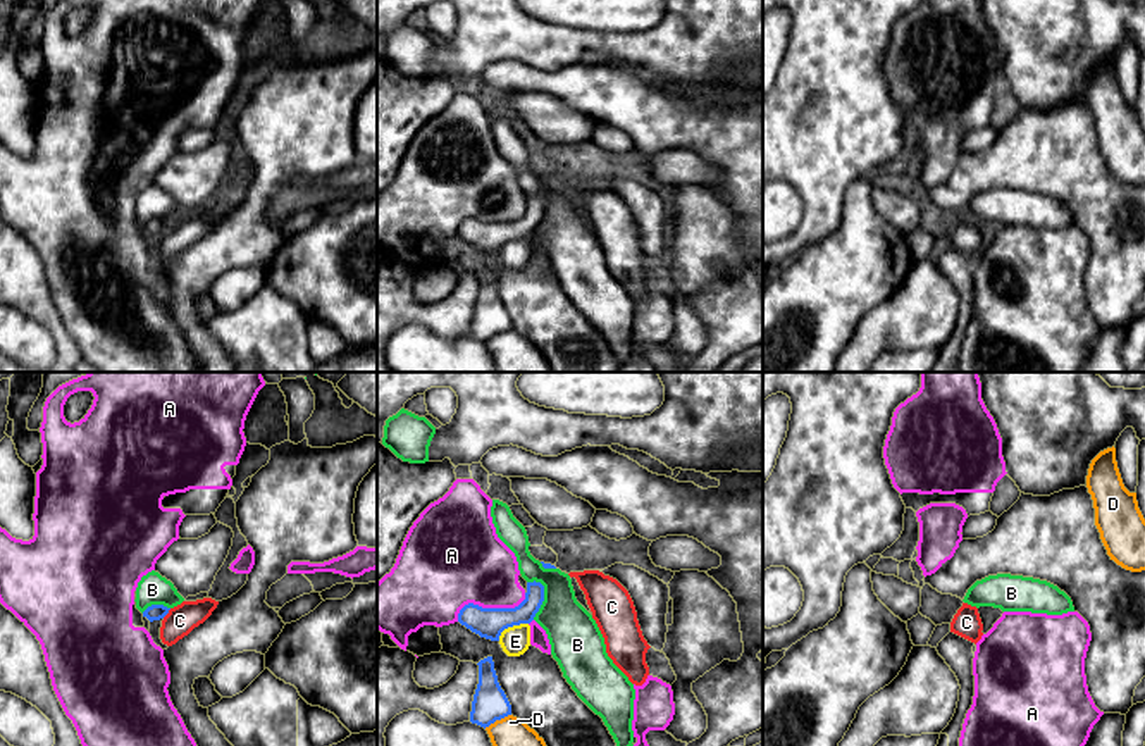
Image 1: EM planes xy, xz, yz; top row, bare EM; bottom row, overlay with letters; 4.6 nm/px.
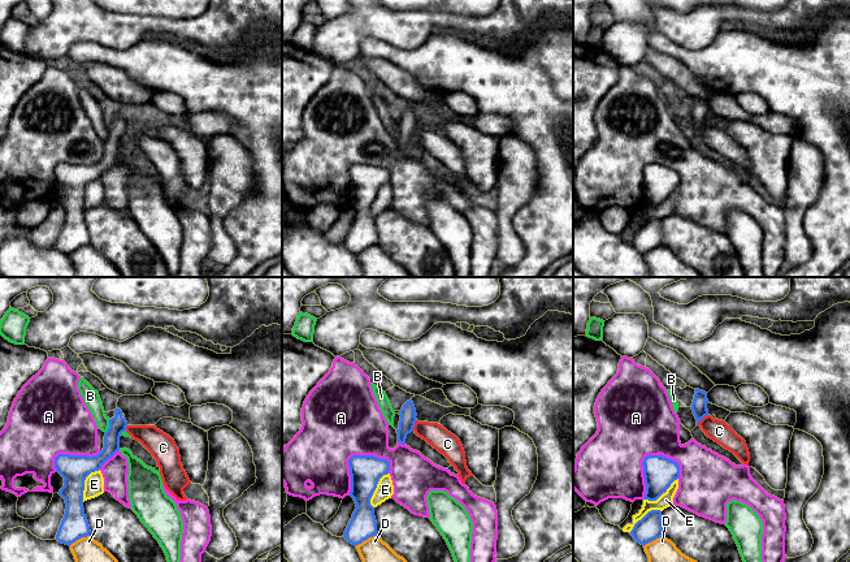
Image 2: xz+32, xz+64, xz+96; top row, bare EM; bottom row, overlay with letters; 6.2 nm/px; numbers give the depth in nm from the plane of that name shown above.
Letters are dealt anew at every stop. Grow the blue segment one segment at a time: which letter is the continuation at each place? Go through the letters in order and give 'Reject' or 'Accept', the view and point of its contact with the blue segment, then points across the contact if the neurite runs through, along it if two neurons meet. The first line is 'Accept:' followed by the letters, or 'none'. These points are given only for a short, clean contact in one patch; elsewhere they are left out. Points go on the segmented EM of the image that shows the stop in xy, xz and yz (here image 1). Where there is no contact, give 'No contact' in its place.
Accept: none
A: Reject. Touches blue at xz (489, 609)
B: Reject. Touches blue at xz (543, 598). Boundary: xz (534, 579), (543, 586), (543, 603), (532, 619)
C: Reject. Touches blue at xy (166, 614). Boundary: xy (171, 609), (162, 617)
D: Reject. Touches blue at xz (496, 719)
E: Reject. Touches blue at xz (510, 626)

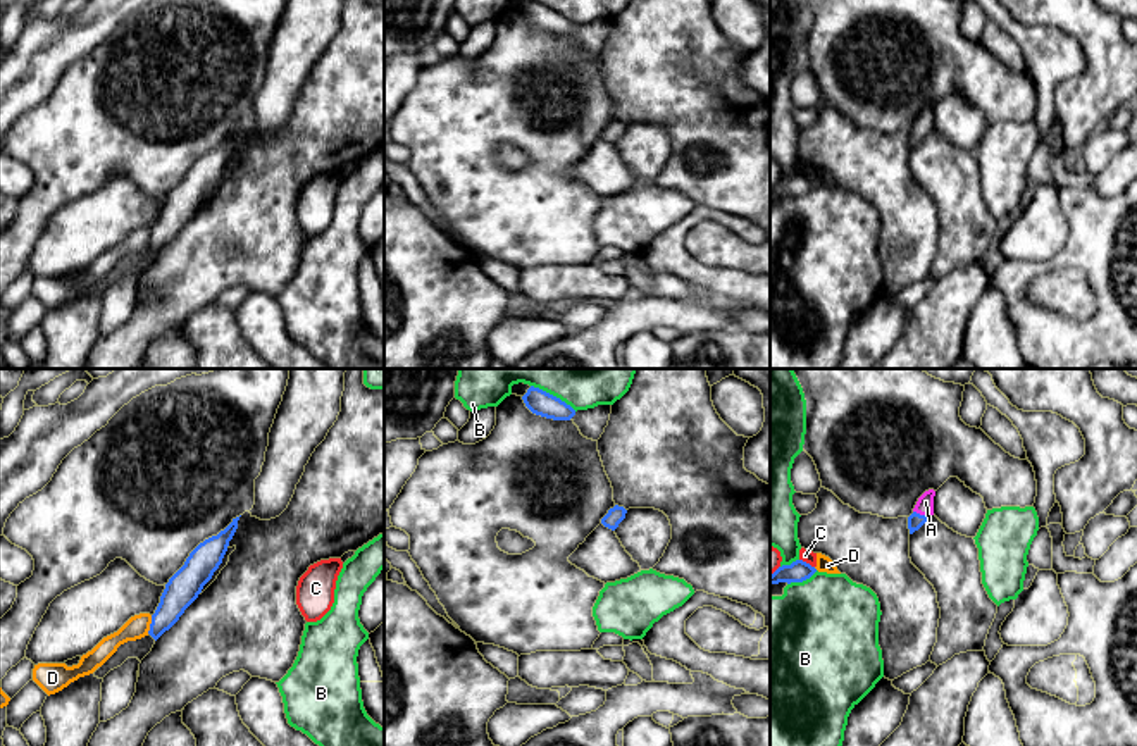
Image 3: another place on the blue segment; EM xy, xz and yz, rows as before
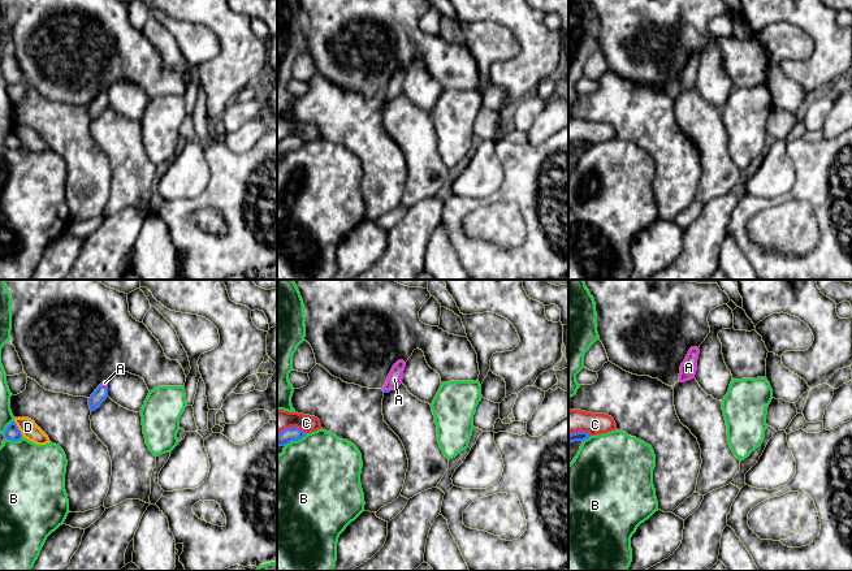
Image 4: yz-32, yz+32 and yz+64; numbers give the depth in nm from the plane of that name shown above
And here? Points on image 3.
Accept: A
A: Accept. Touches blue at yz (919, 514). Path across: yz (915, 521), (919, 514), (925, 502)
B: Reject. Touches blue at yz (801, 581)
C: Reject. Touches blue at yz (805, 562). Boundary: yz (800, 559), (813, 567)
D: Reject. Touches blue at xy (150, 624)

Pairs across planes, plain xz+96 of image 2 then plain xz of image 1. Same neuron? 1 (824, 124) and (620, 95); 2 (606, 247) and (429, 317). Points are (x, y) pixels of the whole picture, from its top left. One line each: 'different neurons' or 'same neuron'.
1: same neuron
2: different neurons

